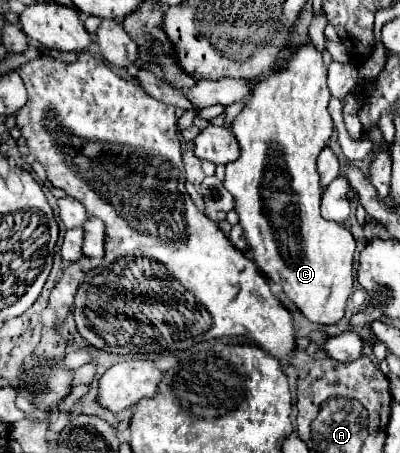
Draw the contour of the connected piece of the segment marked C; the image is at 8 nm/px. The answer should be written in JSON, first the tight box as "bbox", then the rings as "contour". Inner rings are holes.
{"bbox":[224,44,356,324],"contour":[[[312,44],[300,46],[282,70],[262,78],[254,86],[252,98],[234,118],[232,132],[240,144],[240,158],[226,164],[224,178],[224,188],[234,196],[234,210],[244,228],[254,262],[272,282],[280,282],[284,294],[310,322],[316,324],[336,324],[344,316],[344,306],[354,286],[352,264],[356,240],[344,226],[320,216],[322,188],[316,160],[334,130],[328,114],[328,100],[330,90],[326,84],[326,68],[322,66],[322,54]]]}

